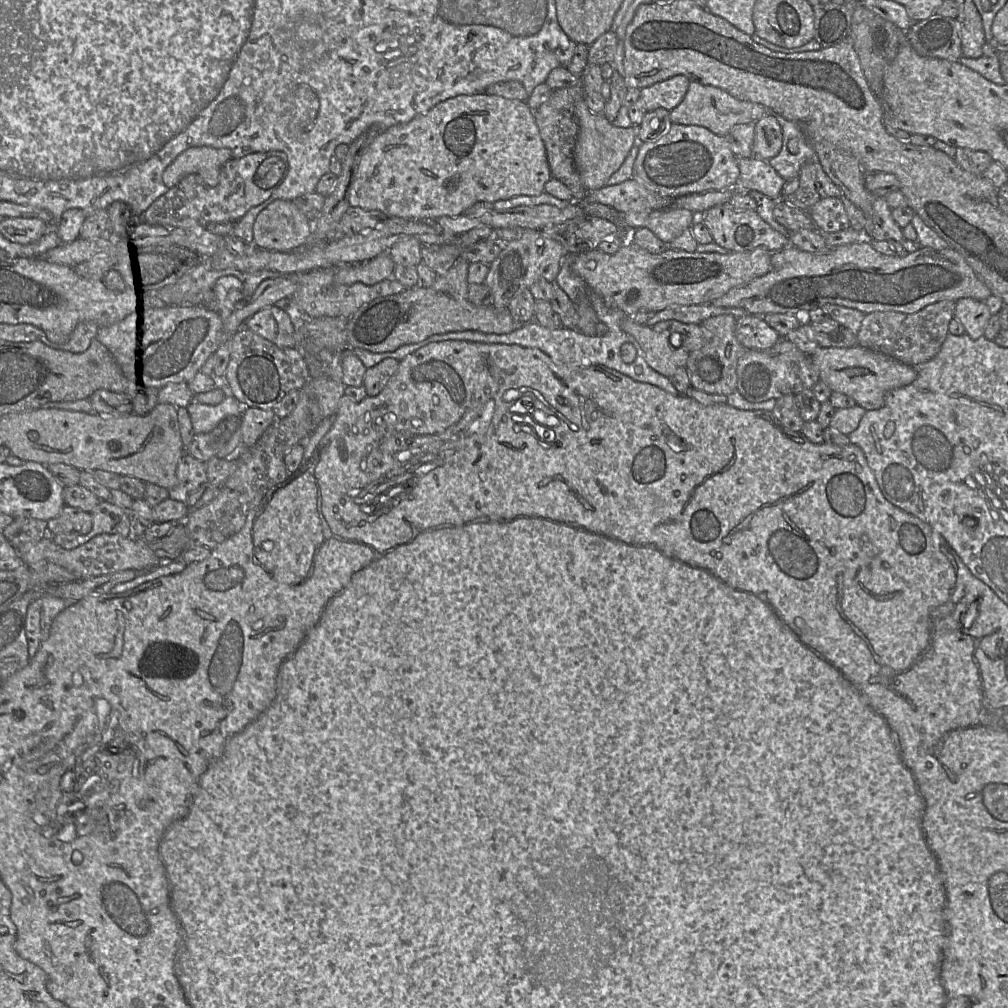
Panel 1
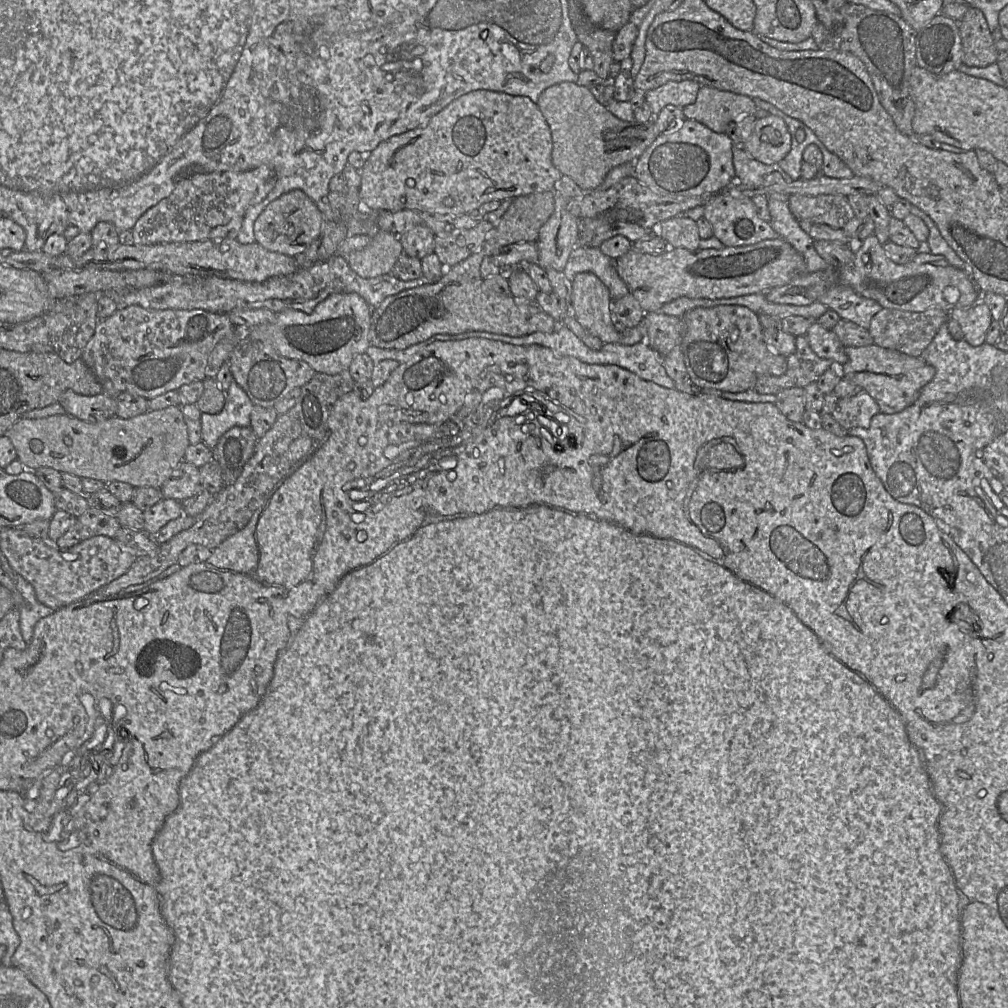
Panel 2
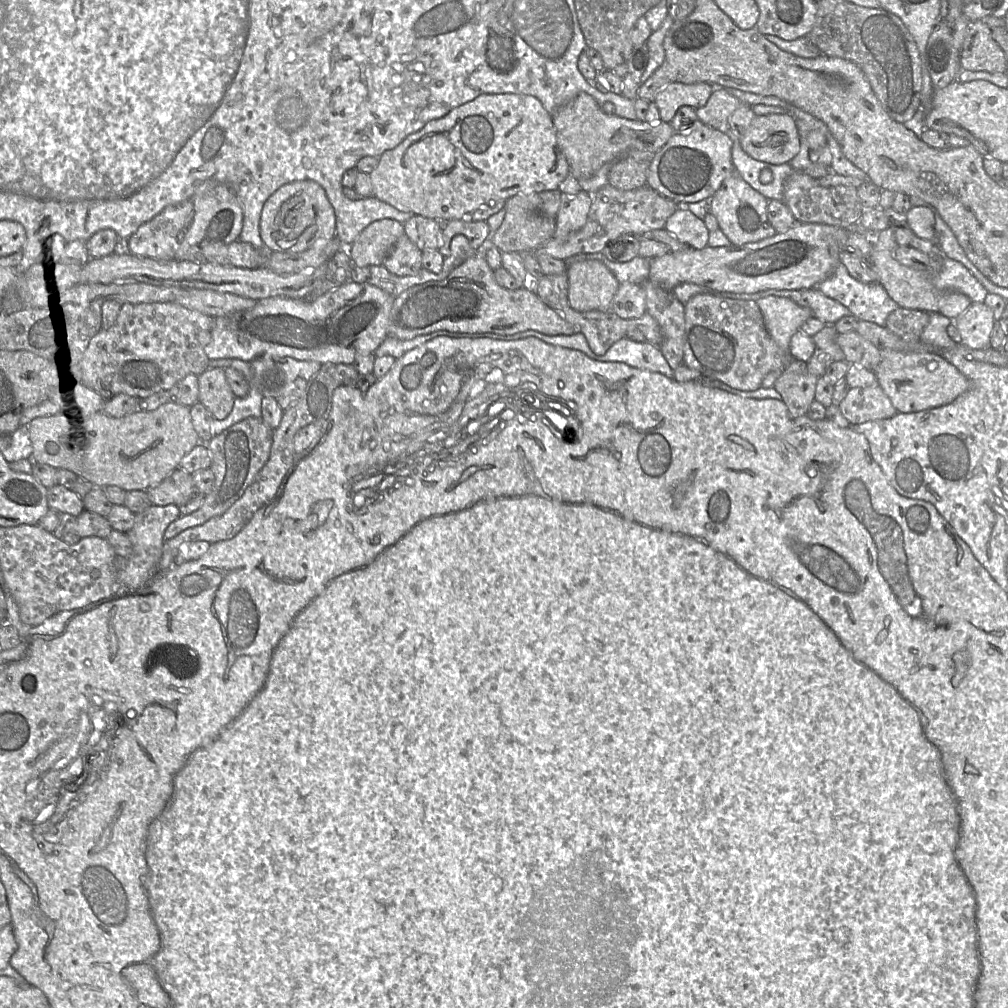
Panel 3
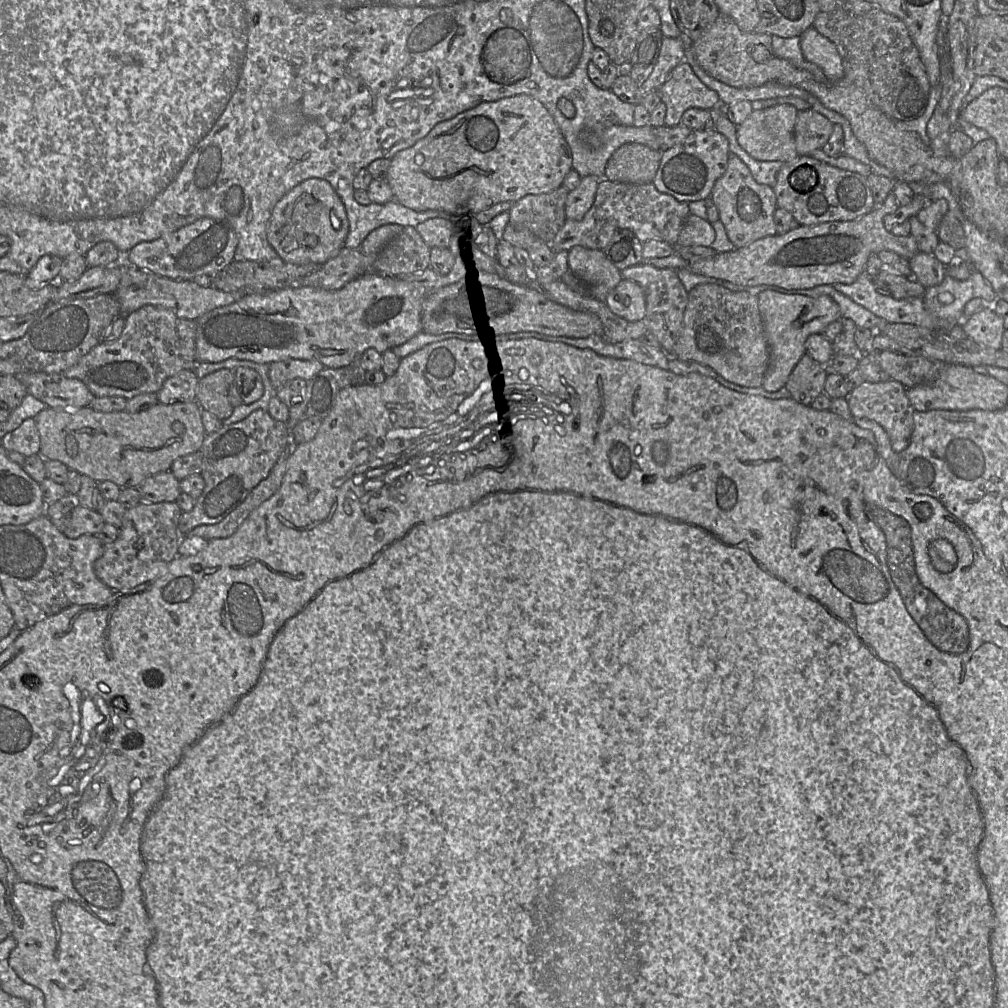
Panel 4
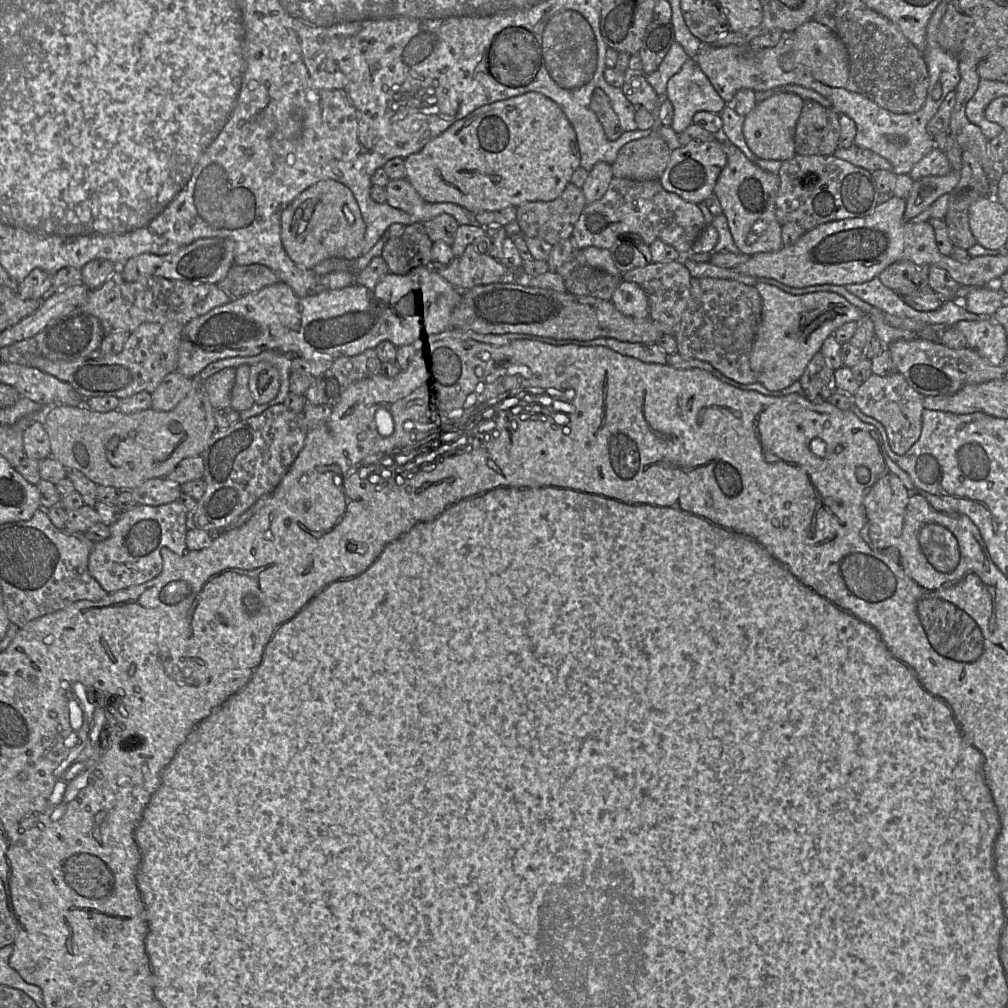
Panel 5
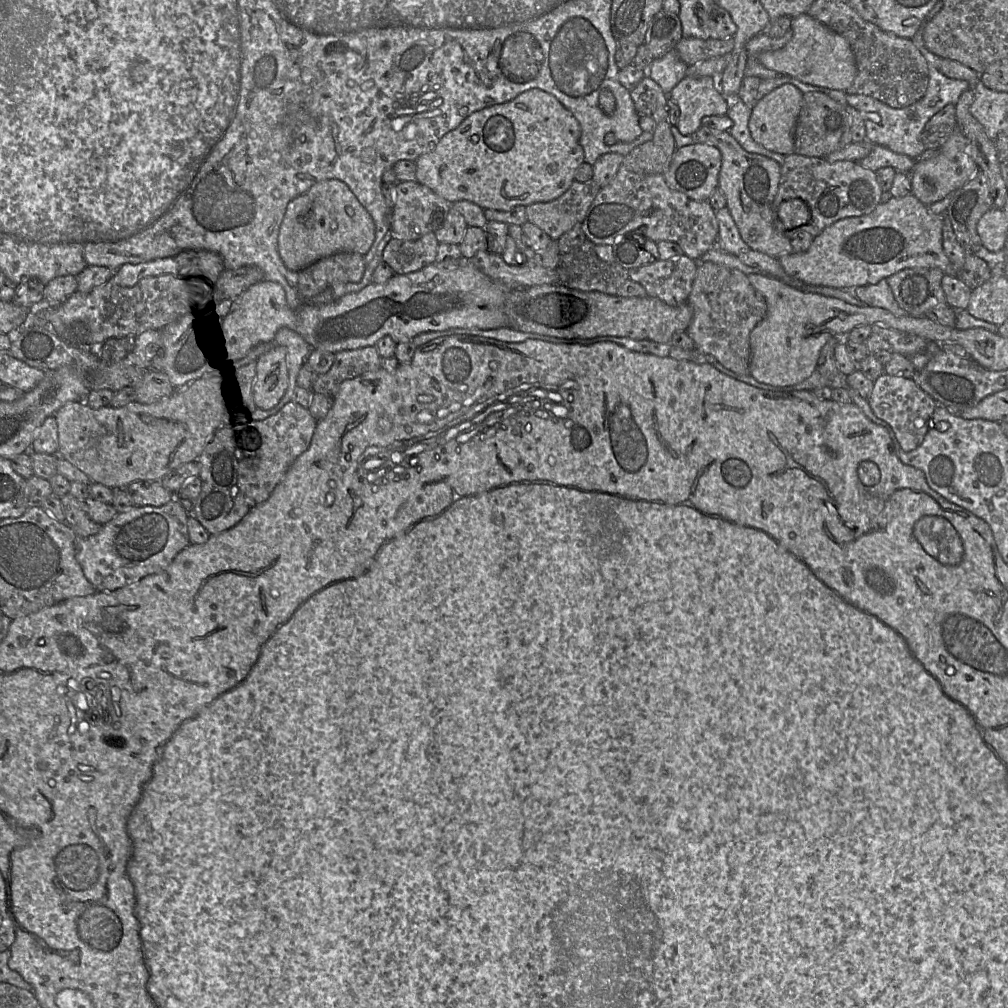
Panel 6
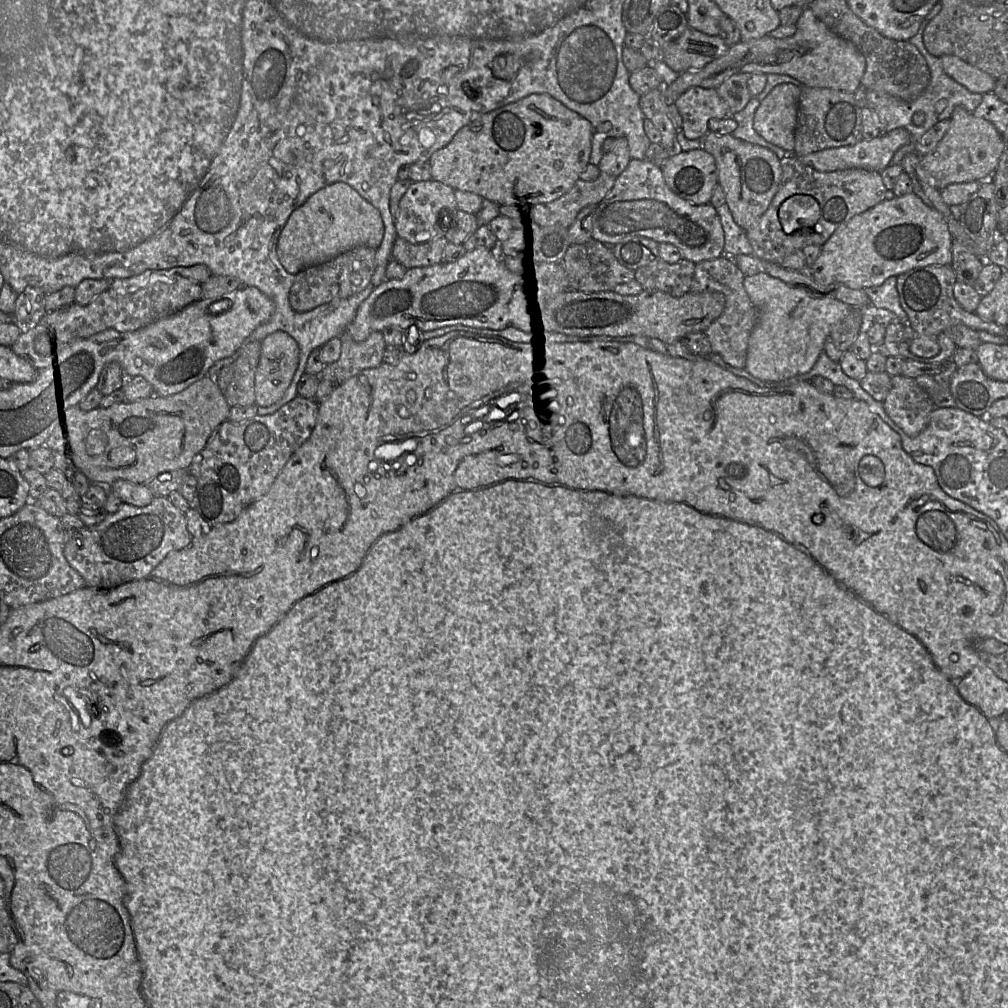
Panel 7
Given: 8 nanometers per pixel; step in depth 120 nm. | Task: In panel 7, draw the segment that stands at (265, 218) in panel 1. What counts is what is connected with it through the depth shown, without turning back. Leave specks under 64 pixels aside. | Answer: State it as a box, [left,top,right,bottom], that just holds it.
[278,182,384,275]

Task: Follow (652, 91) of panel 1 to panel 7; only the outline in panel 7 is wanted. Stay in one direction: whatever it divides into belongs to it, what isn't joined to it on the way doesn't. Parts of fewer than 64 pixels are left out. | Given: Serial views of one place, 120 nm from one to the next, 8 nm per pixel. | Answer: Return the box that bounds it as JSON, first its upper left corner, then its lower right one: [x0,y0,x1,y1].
[674,87,729,140]

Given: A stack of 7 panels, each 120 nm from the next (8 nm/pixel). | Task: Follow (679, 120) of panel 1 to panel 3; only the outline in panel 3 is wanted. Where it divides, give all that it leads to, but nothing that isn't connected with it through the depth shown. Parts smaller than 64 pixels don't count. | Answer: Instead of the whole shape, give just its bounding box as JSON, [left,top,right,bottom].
[696,87,743,132]

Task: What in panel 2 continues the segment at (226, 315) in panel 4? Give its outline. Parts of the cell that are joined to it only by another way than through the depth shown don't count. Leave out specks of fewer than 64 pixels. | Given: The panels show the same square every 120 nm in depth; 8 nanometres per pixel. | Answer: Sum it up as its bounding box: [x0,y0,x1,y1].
[206,293,373,378]

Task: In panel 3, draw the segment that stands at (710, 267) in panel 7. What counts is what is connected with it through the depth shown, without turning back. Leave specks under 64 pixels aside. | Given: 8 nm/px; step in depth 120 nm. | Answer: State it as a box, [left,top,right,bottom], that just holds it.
[683,293,793,391]

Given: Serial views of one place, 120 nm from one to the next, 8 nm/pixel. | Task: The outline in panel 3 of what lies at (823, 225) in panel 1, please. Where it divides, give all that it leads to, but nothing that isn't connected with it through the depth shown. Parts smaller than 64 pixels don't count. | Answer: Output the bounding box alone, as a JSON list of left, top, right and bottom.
[782,170,864,229]

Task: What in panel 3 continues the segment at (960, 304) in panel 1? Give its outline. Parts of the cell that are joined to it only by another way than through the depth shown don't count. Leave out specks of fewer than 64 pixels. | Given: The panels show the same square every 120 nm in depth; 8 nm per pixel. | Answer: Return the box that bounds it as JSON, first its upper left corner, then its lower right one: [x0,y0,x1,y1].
[954,303,995,349]

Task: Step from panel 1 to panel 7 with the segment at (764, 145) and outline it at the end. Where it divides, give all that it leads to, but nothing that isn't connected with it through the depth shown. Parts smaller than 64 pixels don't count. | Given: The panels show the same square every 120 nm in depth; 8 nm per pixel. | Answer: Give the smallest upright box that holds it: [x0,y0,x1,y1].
[753,83,801,153]

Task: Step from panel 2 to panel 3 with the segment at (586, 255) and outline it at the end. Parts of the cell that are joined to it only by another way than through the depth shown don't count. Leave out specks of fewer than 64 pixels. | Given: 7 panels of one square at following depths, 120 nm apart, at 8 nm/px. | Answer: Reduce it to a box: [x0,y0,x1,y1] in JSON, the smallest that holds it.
[575,252,650,285]

